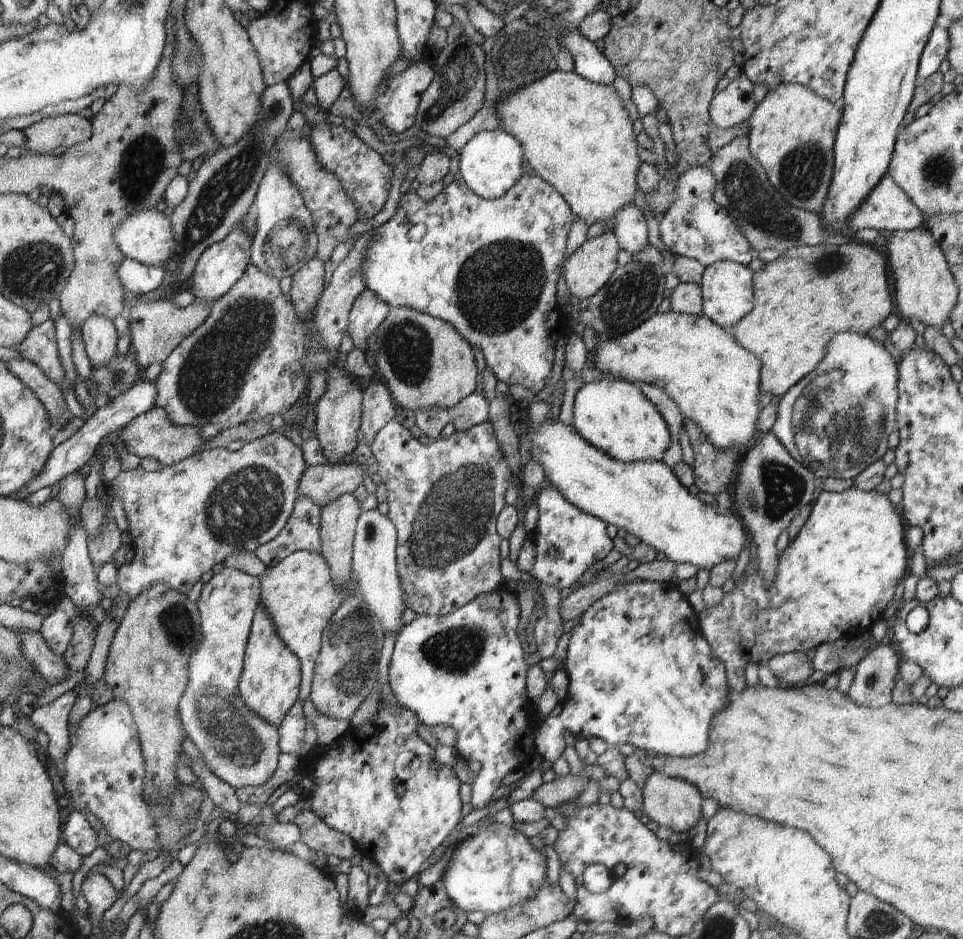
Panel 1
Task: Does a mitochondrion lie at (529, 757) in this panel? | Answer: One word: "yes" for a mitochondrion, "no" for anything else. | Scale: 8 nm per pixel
no

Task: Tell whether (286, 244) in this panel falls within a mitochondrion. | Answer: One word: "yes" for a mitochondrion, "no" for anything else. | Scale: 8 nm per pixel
yes

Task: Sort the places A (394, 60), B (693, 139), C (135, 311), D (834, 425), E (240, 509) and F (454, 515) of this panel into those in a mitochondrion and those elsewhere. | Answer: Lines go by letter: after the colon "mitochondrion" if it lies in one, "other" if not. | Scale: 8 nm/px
A: other
B: other
C: other
D: mitochondrion
E: mitochondrion
F: mitochondrion

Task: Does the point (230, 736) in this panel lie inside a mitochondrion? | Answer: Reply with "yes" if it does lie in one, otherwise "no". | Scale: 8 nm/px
yes

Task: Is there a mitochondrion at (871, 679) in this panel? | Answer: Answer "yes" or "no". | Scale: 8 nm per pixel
yes

